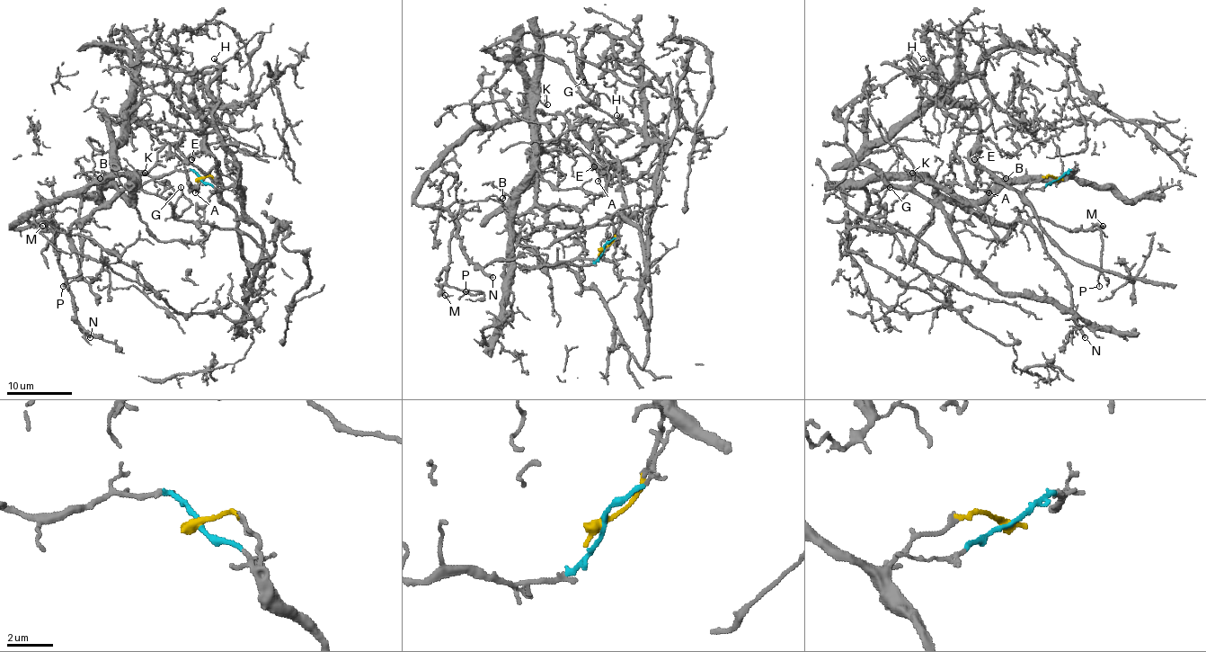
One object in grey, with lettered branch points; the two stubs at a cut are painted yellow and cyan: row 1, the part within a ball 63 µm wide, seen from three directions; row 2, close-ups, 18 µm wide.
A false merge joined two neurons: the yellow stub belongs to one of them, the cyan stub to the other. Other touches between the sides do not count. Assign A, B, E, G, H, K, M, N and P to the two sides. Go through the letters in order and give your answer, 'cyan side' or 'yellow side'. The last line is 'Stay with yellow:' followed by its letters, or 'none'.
A: yellow side
B: cyan side
E: yellow side
G: cyan side
H: yellow side
K: cyan side
M: cyan side
N: cyan side
P: cyan side
Stay with yellow: A, E, H

